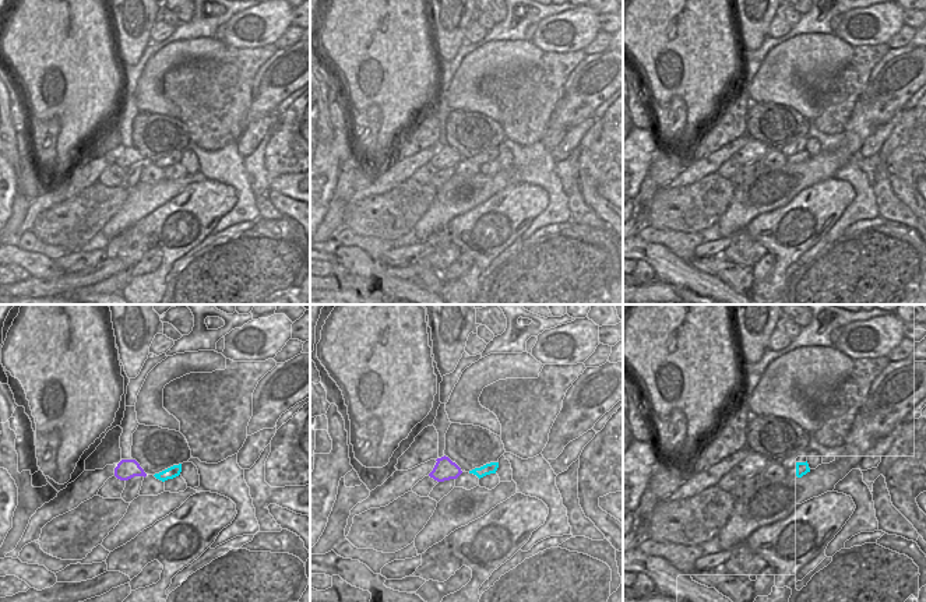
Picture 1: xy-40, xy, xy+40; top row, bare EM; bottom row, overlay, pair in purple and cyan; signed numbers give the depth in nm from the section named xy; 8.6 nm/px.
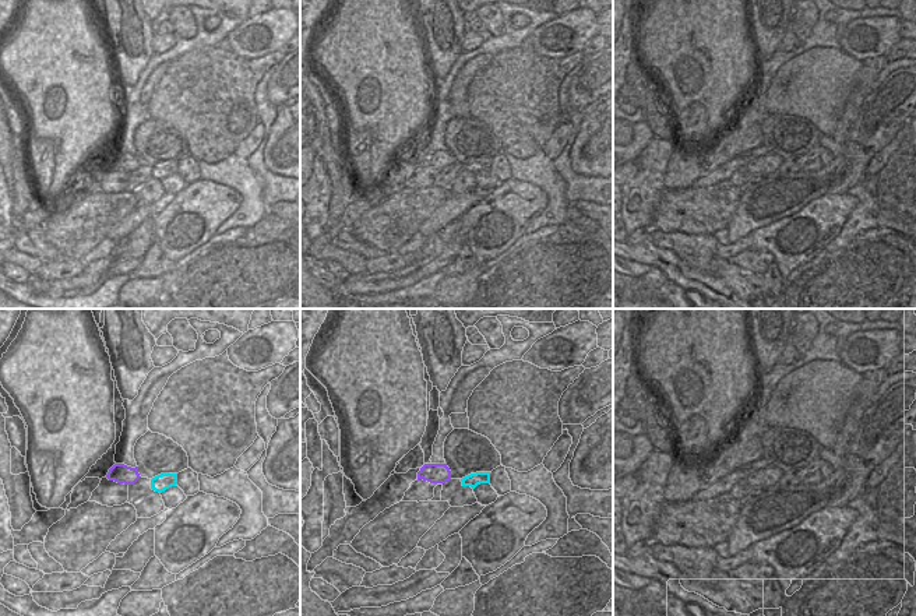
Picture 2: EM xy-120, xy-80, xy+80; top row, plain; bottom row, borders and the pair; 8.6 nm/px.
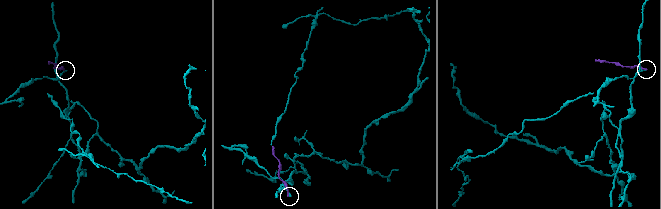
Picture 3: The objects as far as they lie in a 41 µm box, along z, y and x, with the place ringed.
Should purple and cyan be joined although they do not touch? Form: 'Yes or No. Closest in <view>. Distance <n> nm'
No. Closest in xy-40. Distance 70 nm.

